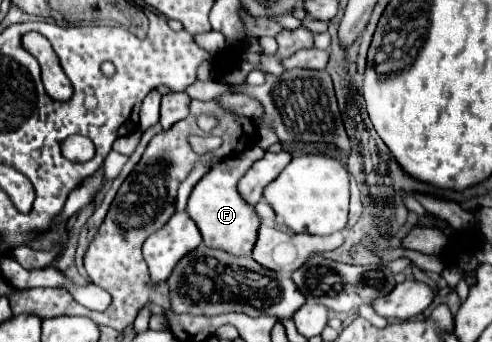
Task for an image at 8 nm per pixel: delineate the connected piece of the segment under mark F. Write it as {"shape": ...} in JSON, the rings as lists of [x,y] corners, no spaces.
{"shape":[[[254,145],[252,149],[248,149],[236,157],[228,157],[228,159],[220,161],[194,185],[186,211],[192,217],[192,221],[198,225],[202,239],[208,247],[216,247],[216,249],[228,251],[232,255],[250,255],[252,253],[260,219],[254,213],[254,207],[246,205],[244,199],[240,197],[236,183],[252,167],[252,163],[258,161],[262,155],[264,155],[264,151],[258,145]]]}

